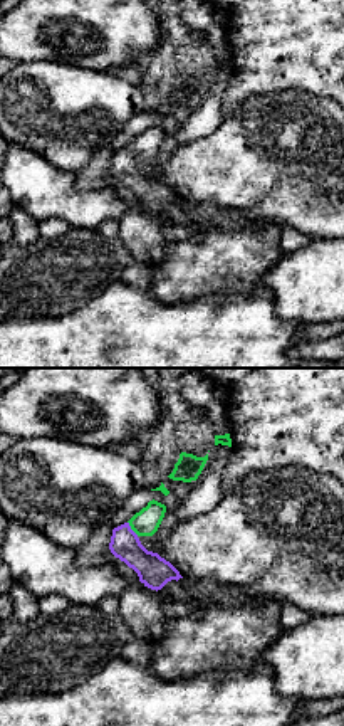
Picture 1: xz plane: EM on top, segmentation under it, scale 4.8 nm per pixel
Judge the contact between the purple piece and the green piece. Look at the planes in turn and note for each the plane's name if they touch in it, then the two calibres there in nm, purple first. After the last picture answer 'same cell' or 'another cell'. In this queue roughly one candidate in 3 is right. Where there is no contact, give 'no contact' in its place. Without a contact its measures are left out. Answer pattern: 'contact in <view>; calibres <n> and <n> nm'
contact in xz; calibres 160 and 130 nm

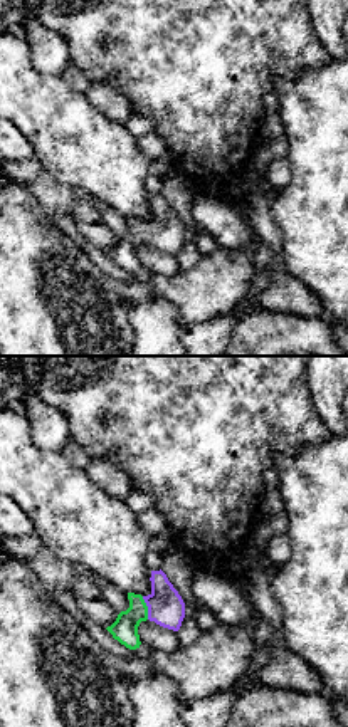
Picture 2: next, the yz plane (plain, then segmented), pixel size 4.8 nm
contact in yz; calibres 180 and 120 nm

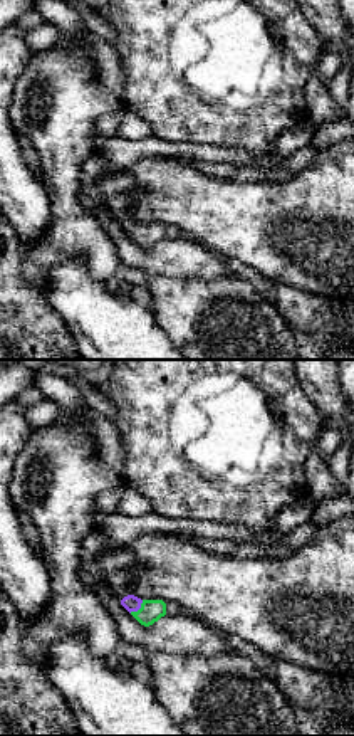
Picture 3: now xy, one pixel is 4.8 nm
contact in xy; calibres 80 and 110 nm

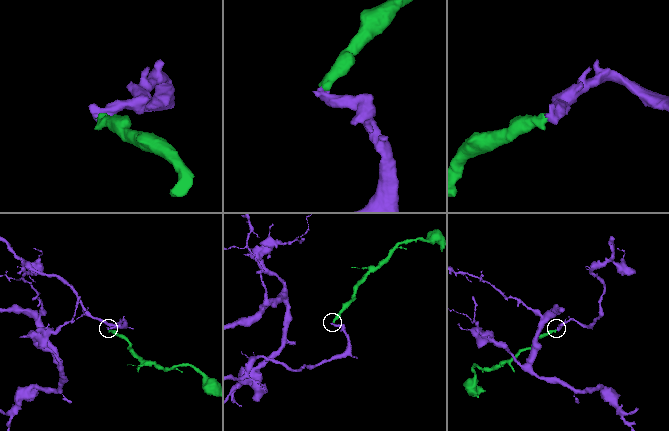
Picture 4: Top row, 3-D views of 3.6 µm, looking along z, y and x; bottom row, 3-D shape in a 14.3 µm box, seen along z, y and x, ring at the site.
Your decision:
same cell

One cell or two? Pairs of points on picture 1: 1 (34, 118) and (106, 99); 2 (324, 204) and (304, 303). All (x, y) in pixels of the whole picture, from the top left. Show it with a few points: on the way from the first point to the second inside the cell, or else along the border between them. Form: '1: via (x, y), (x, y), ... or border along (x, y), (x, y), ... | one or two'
1: via (52, 111), (88, 108) | one
2: border along (312, 239), (326, 241) | two

